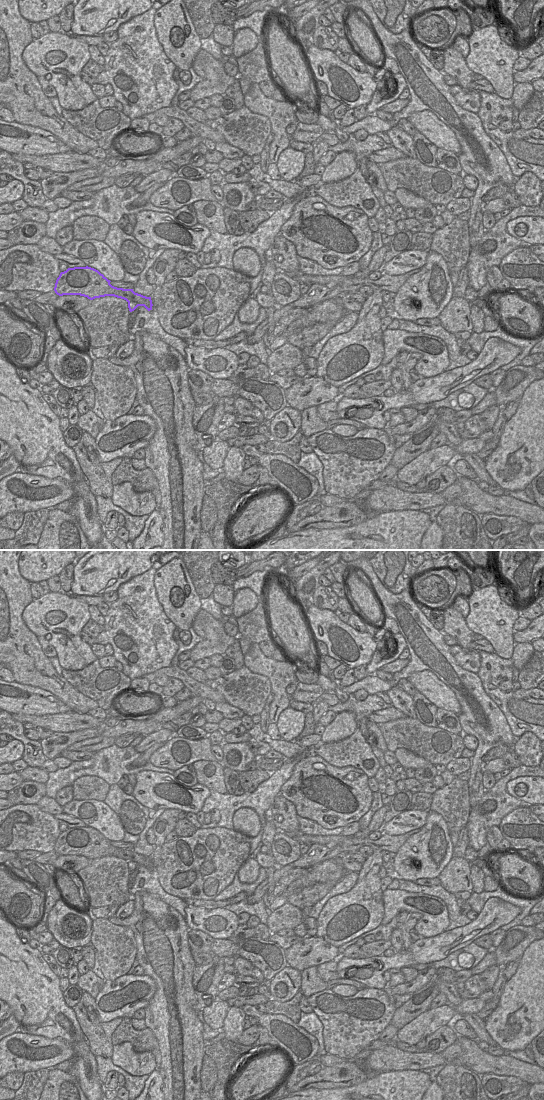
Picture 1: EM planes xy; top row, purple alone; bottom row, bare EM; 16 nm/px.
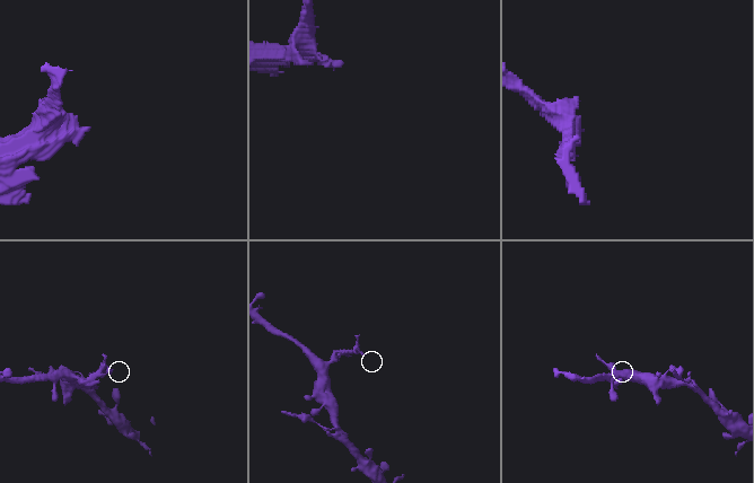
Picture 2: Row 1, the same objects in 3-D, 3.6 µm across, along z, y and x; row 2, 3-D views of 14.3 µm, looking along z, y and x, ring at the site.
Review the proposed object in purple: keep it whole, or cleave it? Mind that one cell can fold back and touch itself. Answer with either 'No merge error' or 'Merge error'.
Merge error

